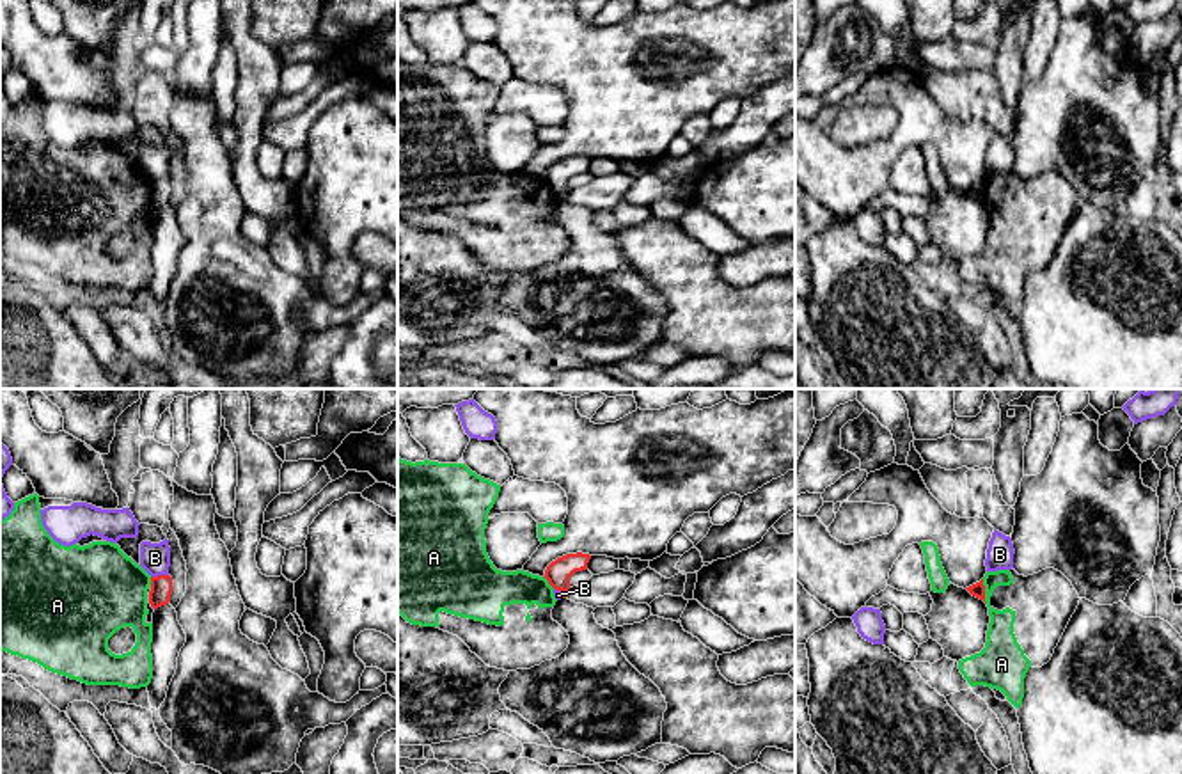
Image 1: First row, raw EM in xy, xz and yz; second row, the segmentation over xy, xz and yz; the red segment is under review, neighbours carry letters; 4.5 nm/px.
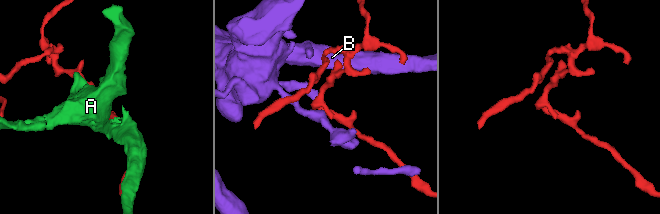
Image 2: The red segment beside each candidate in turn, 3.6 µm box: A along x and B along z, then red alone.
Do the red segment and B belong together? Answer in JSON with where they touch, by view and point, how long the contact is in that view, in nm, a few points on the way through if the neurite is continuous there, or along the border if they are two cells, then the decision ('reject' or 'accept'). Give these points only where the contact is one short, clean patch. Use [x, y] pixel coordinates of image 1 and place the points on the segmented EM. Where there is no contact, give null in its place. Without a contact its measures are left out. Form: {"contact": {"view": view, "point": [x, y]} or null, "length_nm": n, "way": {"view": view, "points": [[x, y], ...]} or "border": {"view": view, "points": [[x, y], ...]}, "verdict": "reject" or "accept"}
{"contact": {"view": "xy", "point": [158, 576]}, "length_nm": 80, "border": {"view": "xy", "points": [[167, 574], [151, 577]]}, "verdict": "reject"}

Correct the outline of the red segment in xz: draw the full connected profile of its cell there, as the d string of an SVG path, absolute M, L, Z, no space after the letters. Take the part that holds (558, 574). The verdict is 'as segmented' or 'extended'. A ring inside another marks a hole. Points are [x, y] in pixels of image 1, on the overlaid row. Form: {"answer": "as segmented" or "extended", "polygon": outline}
{"answer": "as segmented", "polygon": "M566 554L563 557L557 557L556 561L552 561L547 570L545 570L545 579L548 580L548 584L563 593L563 598L566 598L566 593L570 589L570 577L575 572L582 572L587 570L587 563L589 563L591 556L589 554Z"}

